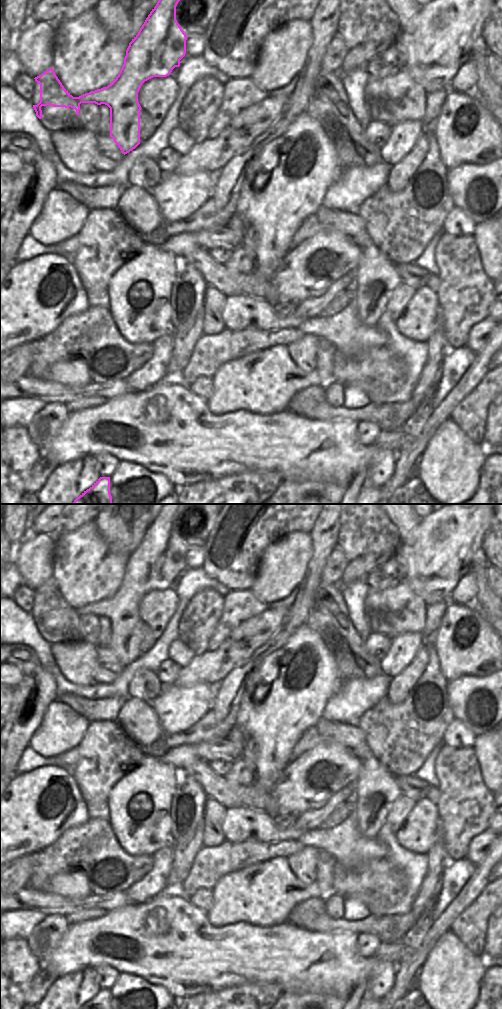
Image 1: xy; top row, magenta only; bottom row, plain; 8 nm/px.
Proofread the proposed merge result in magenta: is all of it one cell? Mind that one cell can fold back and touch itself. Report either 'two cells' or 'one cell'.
one cell

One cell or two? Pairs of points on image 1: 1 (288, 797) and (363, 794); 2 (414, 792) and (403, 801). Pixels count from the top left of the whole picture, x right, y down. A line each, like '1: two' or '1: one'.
1: two
2: two

